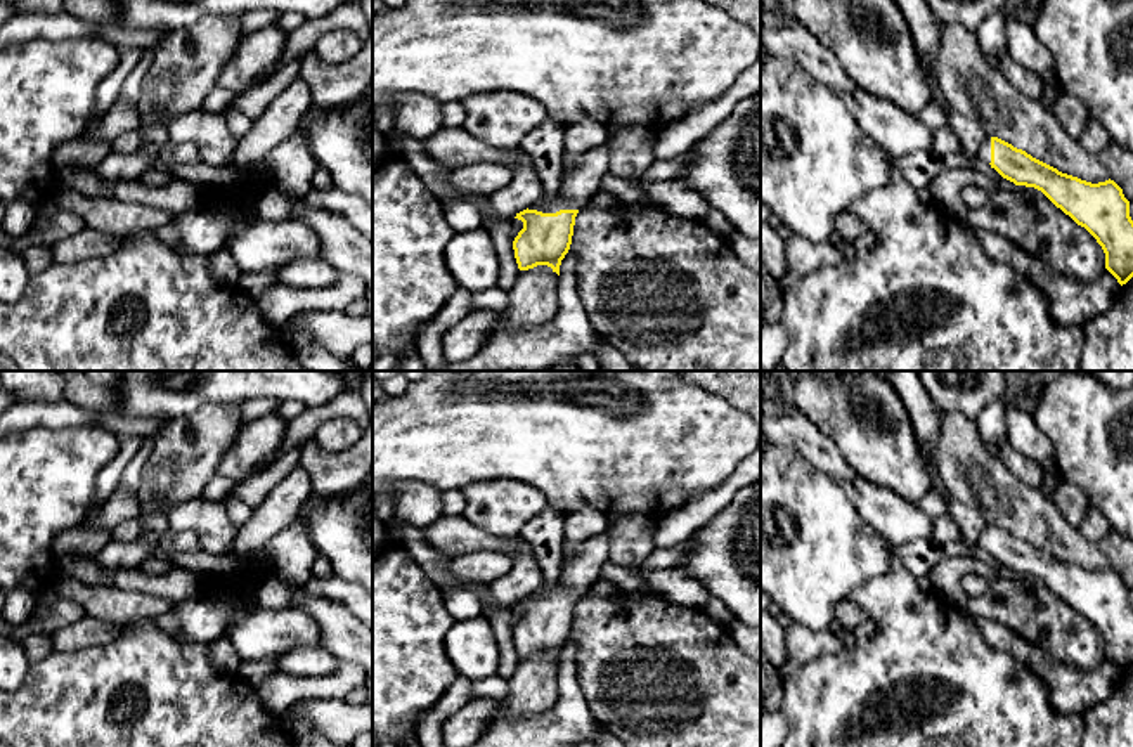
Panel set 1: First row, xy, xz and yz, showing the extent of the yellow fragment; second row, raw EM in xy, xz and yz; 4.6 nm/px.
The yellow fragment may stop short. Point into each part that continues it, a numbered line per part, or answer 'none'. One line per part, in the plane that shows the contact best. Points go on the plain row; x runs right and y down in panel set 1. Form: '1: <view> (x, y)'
1: xz (579, 571)

